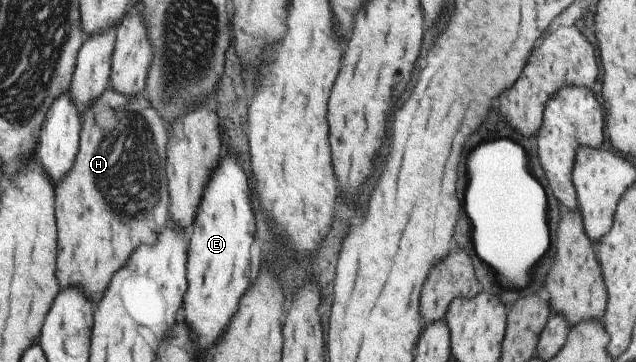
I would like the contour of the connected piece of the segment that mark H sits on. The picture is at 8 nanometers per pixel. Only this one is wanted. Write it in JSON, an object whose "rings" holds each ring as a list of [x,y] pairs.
{"rings":[[[108,87],[100,94],[100,97],[83,113],[82,123],[79,131],[79,144],[74,160],[74,165],[70,168],[68,174],[61,179],[57,186],[54,186],[54,207],[55,207],[55,228],[58,231],[58,247],[56,247],[56,279],[60,285],[60,290],[66,288],[78,288],[84,291],[84,295],[90,300],[93,296],[102,295],[106,291],[111,277],[122,268],[128,261],[133,251],[140,245],[146,244],[151,246],[155,243],[157,233],[164,228],[169,222],[169,195],[164,189],[166,185],[166,175],[164,175],[164,157],[166,157],[166,127],[160,123],[160,118],[154,113],[154,109],[146,103],[143,93],[140,96],[126,96],[116,94]]]}

